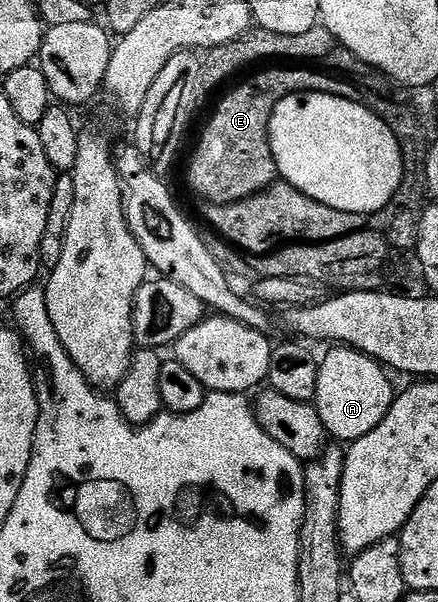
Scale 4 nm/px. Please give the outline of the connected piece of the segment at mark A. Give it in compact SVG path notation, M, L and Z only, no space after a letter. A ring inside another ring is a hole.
M334 345L329 348L330 351L326 356L321 356L318 365L318 380L316 381L316 393L314 394L314 406L318 409L318 416L322 418L323 425L326 426L327 432L334 435L343 444L349 445L355 443L360 437L372 433L380 421L390 412L390 407L394 404L396 387L390 384L391 376L387 368L375 359L370 359L362 351L355 351L353 347L343 347Z

